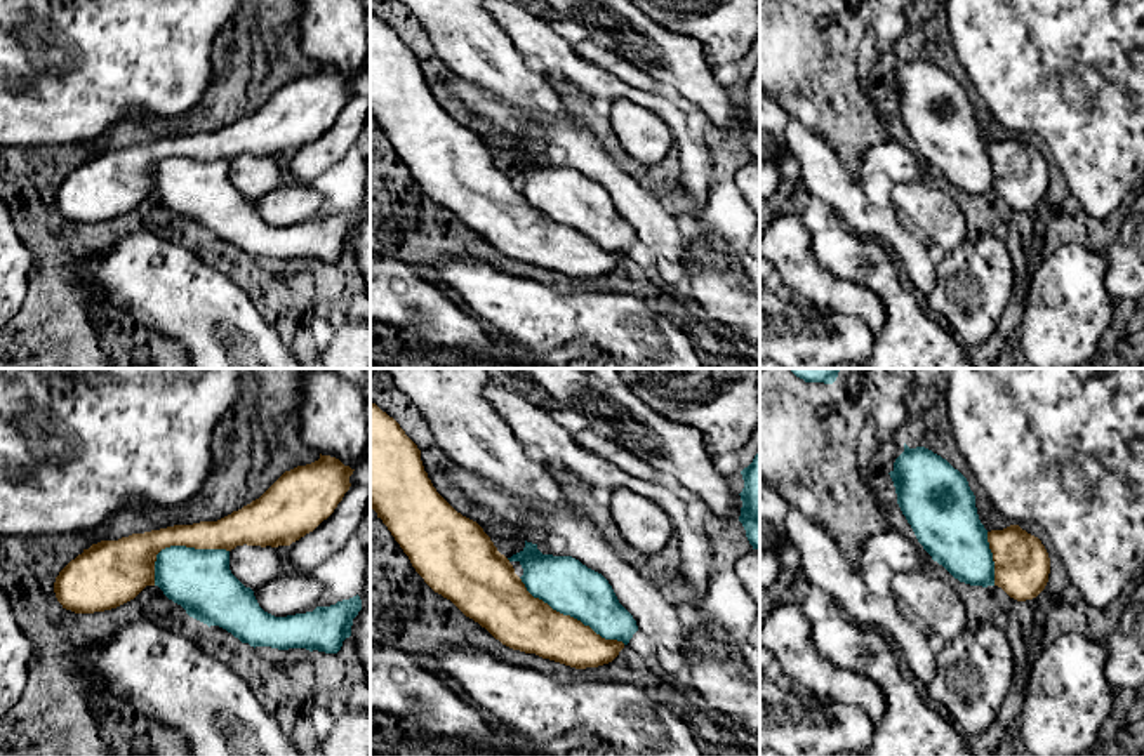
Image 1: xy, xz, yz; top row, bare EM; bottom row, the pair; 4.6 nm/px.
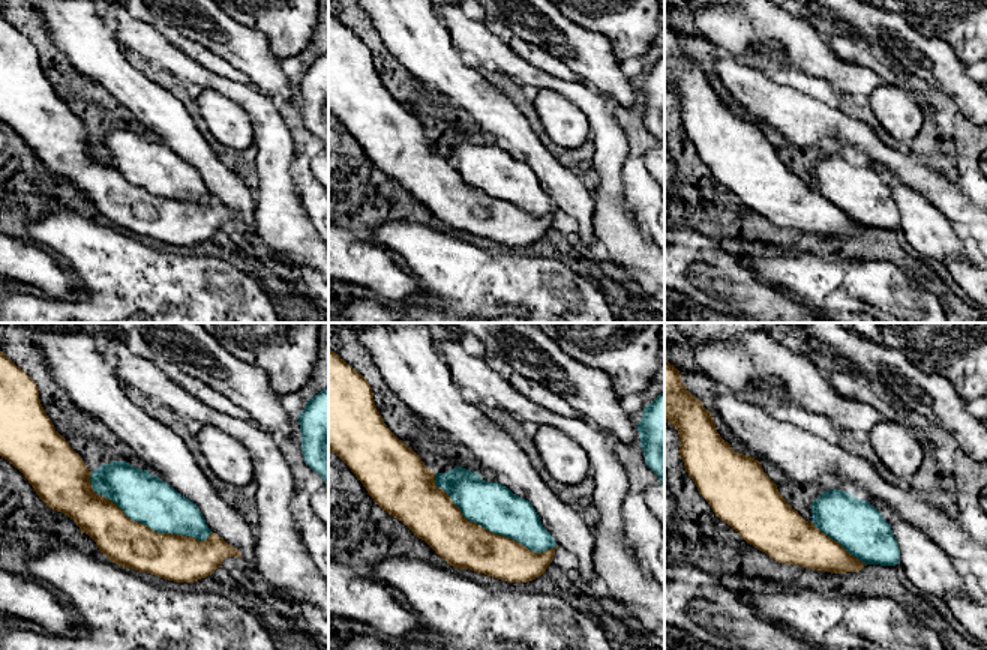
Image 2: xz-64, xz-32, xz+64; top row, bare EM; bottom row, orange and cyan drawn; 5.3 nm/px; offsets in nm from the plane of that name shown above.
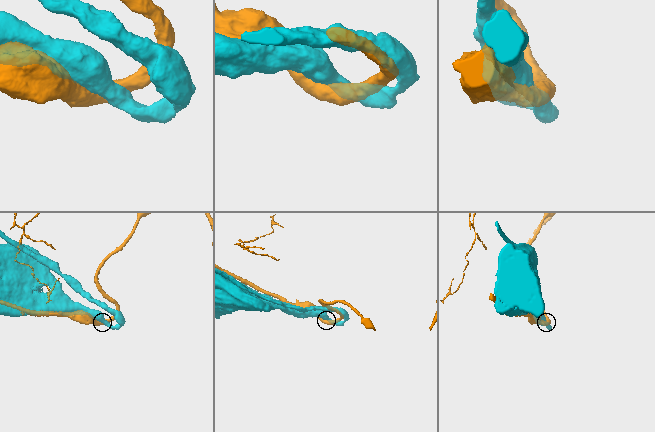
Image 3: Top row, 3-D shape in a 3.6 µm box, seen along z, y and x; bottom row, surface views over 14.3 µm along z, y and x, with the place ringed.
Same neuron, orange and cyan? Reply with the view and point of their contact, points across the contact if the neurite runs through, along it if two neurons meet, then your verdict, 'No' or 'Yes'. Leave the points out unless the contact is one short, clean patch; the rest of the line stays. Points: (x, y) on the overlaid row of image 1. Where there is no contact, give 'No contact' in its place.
Touches orange at xz (569, 616). No

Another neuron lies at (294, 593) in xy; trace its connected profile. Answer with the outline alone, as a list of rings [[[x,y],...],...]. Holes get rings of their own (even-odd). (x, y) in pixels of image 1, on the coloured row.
[[[289,574],[264,584],[254,591],[259,607],[275,615],[287,617],[304,613],[318,607],[323,593],[322,582],[311,574]]]

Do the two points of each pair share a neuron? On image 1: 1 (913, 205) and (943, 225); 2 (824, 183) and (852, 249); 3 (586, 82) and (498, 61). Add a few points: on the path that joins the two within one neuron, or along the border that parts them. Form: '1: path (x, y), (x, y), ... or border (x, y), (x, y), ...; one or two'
1: path (920, 205), (936, 218); one
2: border (833, 212), (858, 235), (873, 240); two
3: border (508, 37), (520, 56), (548, 80); two

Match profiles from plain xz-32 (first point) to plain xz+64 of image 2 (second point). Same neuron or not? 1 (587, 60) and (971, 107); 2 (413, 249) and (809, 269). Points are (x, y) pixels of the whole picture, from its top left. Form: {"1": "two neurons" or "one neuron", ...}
{"1": "one neuron", "2": "one neuron"}

